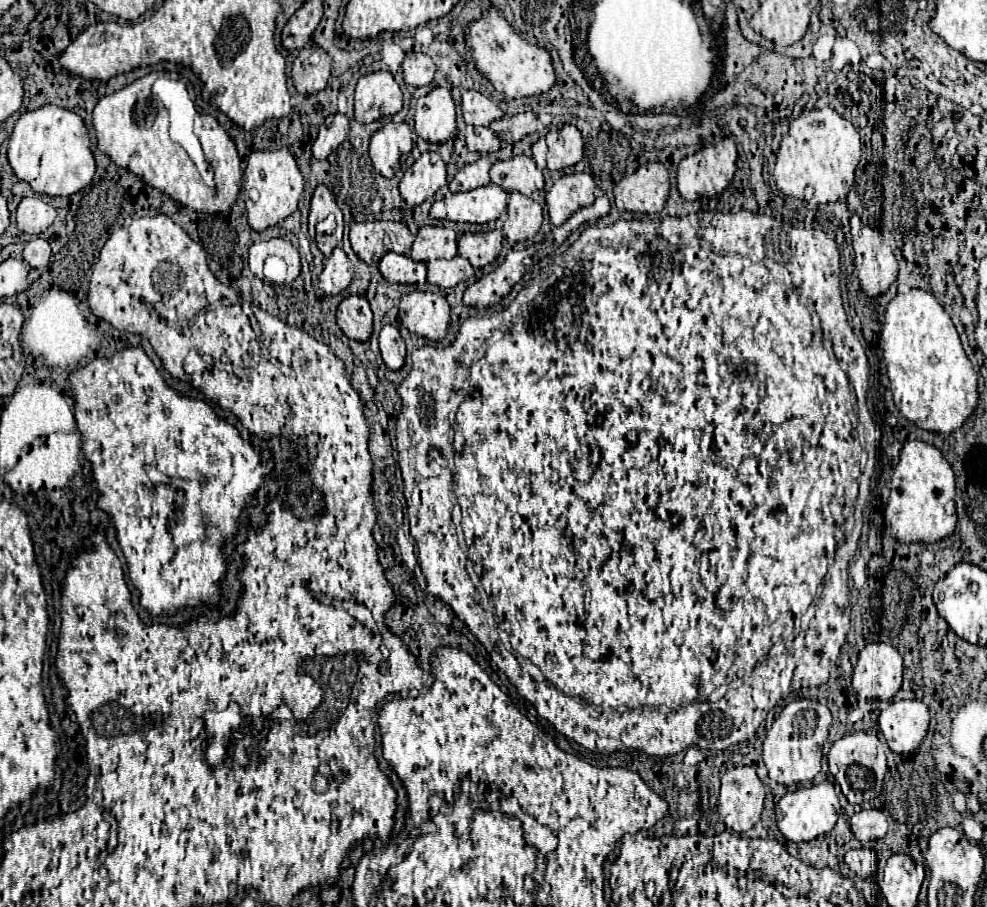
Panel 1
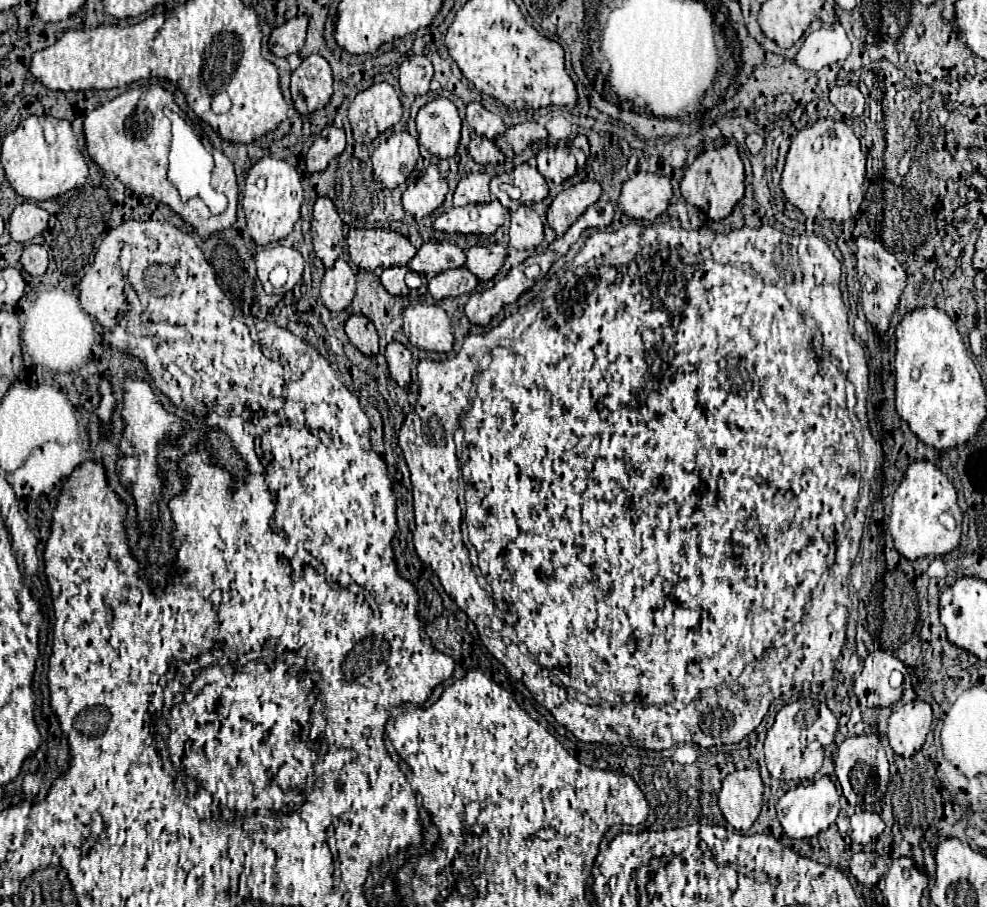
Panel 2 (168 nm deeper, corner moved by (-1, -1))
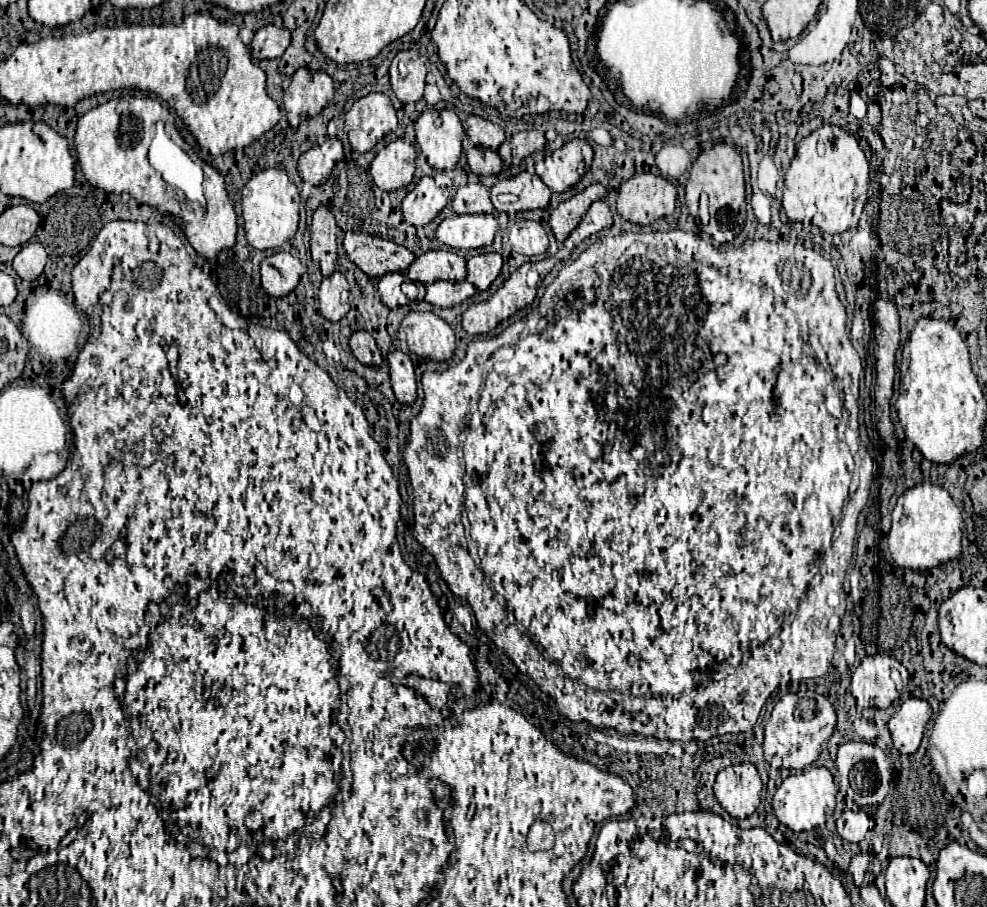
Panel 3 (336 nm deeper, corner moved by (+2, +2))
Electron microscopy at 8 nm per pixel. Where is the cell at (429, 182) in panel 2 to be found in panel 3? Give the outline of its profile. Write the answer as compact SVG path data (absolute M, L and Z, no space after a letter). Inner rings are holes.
M422 177L420 183L404 197L402 213L410 225L422 227L436 219L446 207L446 203L448 197L444 189L438 187L432 177Z

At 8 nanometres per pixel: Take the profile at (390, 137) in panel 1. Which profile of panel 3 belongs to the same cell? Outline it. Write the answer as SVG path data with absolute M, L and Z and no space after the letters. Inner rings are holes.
M396 139L374 157L370 165L372 179L382 191L408 187L414 179L414 161L416 147L406 139Z

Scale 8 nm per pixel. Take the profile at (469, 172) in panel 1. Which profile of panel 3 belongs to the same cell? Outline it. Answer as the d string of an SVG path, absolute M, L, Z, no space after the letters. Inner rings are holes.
M470 183L456 191L452 209L458 215L474 215L474 213L496 213L490 193L482 183Z

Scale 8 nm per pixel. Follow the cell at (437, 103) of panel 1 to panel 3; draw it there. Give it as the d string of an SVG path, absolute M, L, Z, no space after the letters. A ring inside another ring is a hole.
M428 109L416 121L416 145L428 165L444 171L454 169L462 155L464 127L450 109Z

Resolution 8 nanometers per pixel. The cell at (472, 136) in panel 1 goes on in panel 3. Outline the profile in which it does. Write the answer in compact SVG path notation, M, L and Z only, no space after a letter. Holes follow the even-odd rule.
M470 147L466 151L470 171L476 175L498 175L504 171L504 161L498 157L498 153L482 147Z

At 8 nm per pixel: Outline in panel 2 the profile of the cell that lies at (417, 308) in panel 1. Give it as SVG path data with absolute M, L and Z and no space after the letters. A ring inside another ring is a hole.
M407 306L403 312L403 332L413 346L423 350L449 352L453 348L449 316L441 306Z

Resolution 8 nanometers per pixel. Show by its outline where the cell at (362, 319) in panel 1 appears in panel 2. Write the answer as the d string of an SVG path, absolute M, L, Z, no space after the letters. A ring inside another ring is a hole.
M351 314L345 322L345 332L351 340L351 344L361 350L363 354L371 356L379 352L379 344L377 344L377 330L373 326L373 322L363 316L363 314Z

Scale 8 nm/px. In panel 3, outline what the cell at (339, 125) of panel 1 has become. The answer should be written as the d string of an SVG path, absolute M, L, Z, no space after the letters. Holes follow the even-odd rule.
M326 139L324 143L302 153L298 159L298 175L302 181L318 187L326 183L334 165L344 159L340 139Z

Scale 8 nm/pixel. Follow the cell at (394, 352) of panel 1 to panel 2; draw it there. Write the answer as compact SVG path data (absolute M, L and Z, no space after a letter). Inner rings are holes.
M389 342L385 348L385 358L389 372L399 386L409 386L411 382L411 352L401 342Z

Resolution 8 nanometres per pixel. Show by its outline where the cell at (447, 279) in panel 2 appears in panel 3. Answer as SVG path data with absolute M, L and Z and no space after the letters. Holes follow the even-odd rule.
M436 281L426 285L426 301L430 305L448 309L454 305L464 303L466 299L470 299L476 293L476 287L468 281L462 283L450 283L450 281Z

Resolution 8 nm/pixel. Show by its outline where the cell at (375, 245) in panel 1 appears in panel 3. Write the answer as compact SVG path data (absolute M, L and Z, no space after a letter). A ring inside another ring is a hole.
M348 231L344 237L344 249L350 261L368 277L382 277L394 271L404 273L414 261L414 255L406 247L366 233Z

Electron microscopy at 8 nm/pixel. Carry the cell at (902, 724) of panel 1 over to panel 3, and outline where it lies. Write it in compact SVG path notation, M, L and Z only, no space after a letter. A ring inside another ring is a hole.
M914 697L902 701L898 713L892 715L892 719L888 721L894 747L904 755L916 753L924 735L924 727L930 717L932 717L932 707L928 701Z

